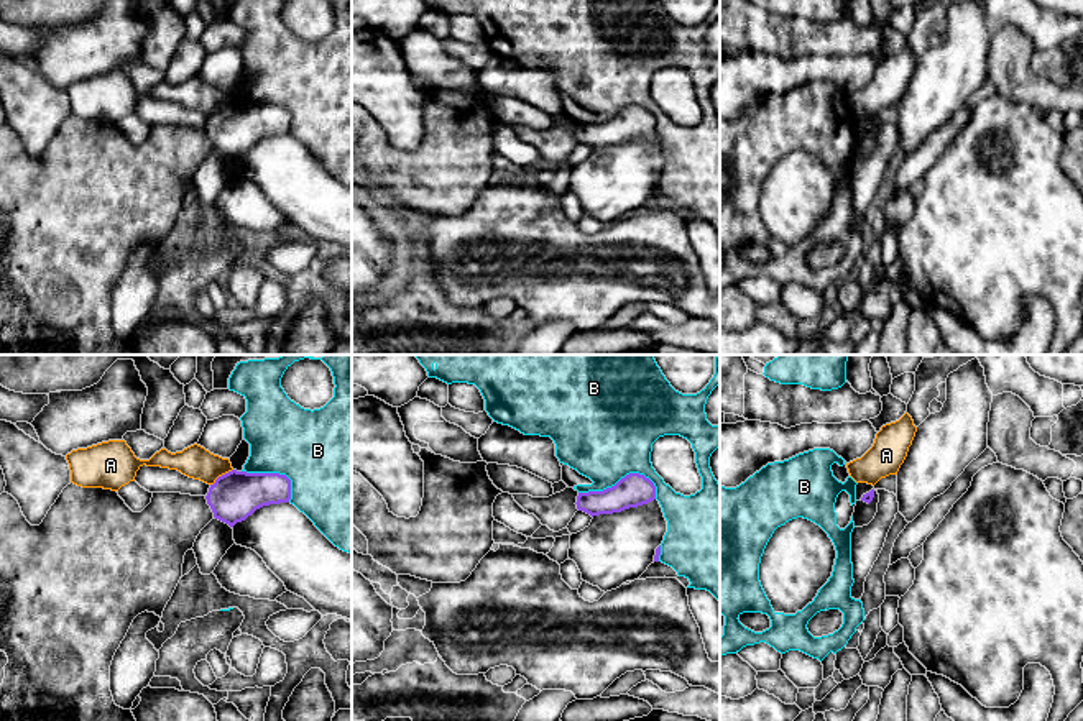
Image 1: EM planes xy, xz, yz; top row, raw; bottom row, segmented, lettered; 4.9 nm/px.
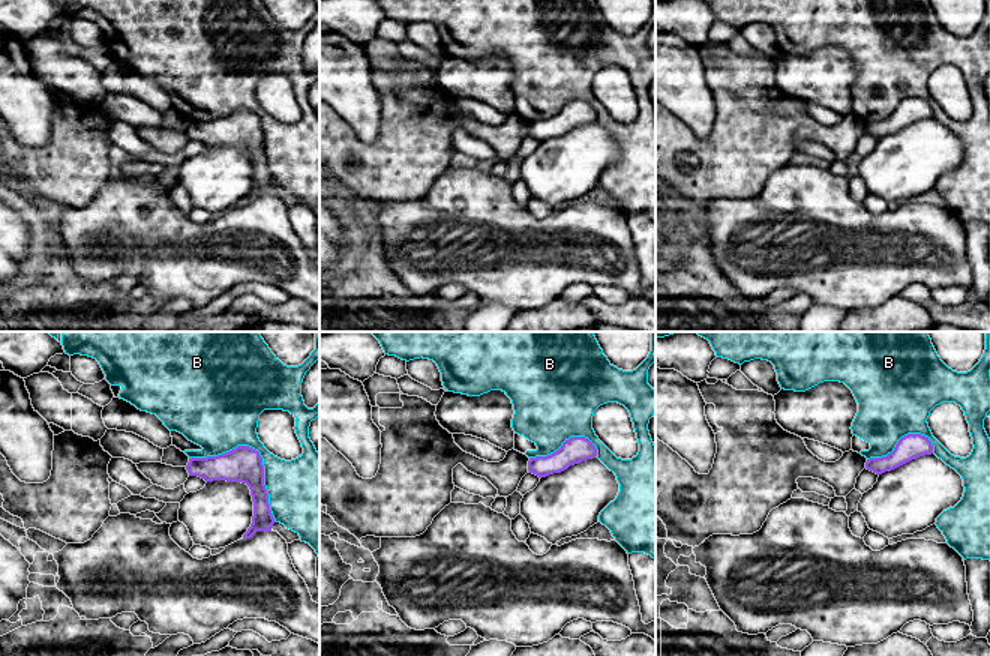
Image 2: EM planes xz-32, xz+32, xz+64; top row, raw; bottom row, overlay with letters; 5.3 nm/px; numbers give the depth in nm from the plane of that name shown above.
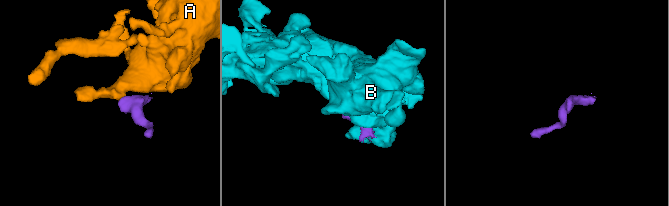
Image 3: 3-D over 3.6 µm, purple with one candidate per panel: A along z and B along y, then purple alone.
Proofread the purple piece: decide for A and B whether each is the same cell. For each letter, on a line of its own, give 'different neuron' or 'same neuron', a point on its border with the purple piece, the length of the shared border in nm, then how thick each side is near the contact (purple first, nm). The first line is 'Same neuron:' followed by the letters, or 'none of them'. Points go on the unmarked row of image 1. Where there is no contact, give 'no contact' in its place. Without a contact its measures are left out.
Same neuron: none of them
A: different neuron | xy (222, 107) | 140 nm | 240/160 nm
B: different neuron | xz (618, 114) | 380 nm | 160/460 nm

